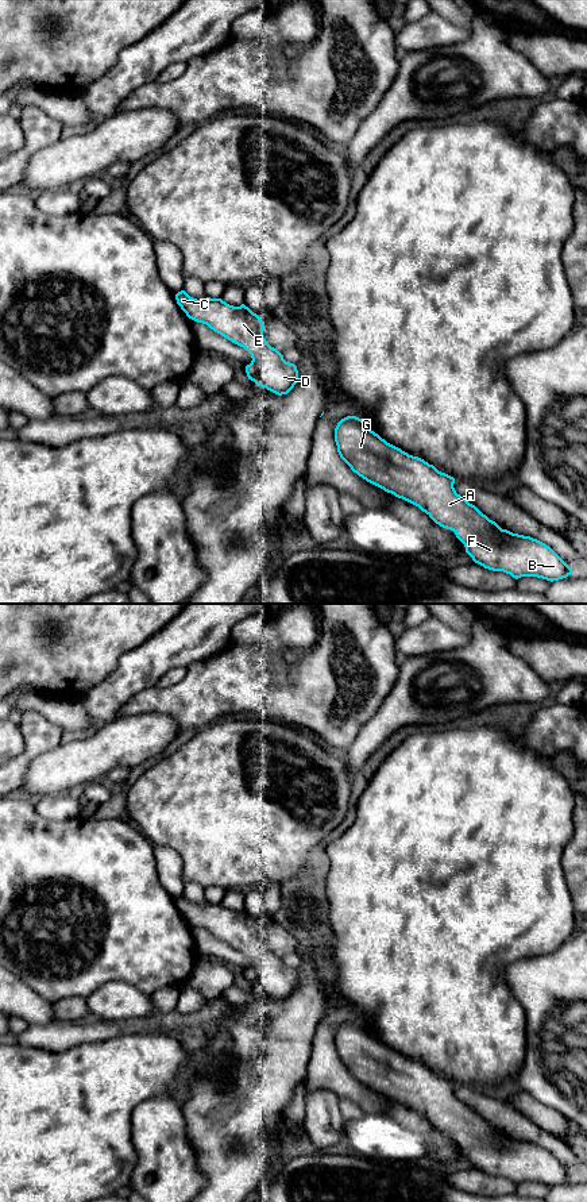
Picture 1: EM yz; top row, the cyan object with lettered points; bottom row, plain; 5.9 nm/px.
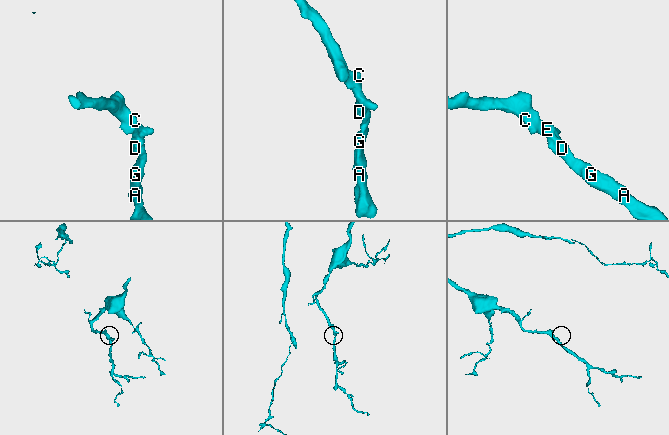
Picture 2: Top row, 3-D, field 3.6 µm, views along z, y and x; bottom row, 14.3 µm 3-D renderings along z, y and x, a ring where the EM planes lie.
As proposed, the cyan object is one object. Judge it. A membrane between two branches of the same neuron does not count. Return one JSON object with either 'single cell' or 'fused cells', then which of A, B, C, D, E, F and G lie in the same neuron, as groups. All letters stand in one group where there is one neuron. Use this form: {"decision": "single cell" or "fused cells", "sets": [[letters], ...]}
{"decision": "single cell", "sets": [["A", "B", "C", "D", "E", "F", "G"]]}

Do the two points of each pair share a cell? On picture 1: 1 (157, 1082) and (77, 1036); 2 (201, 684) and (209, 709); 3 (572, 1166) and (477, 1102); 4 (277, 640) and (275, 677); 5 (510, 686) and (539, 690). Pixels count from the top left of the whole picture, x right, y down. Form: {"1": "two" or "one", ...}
{"1": "two", "2": "one", "3": "one", "4": "one", "5": "one"}

